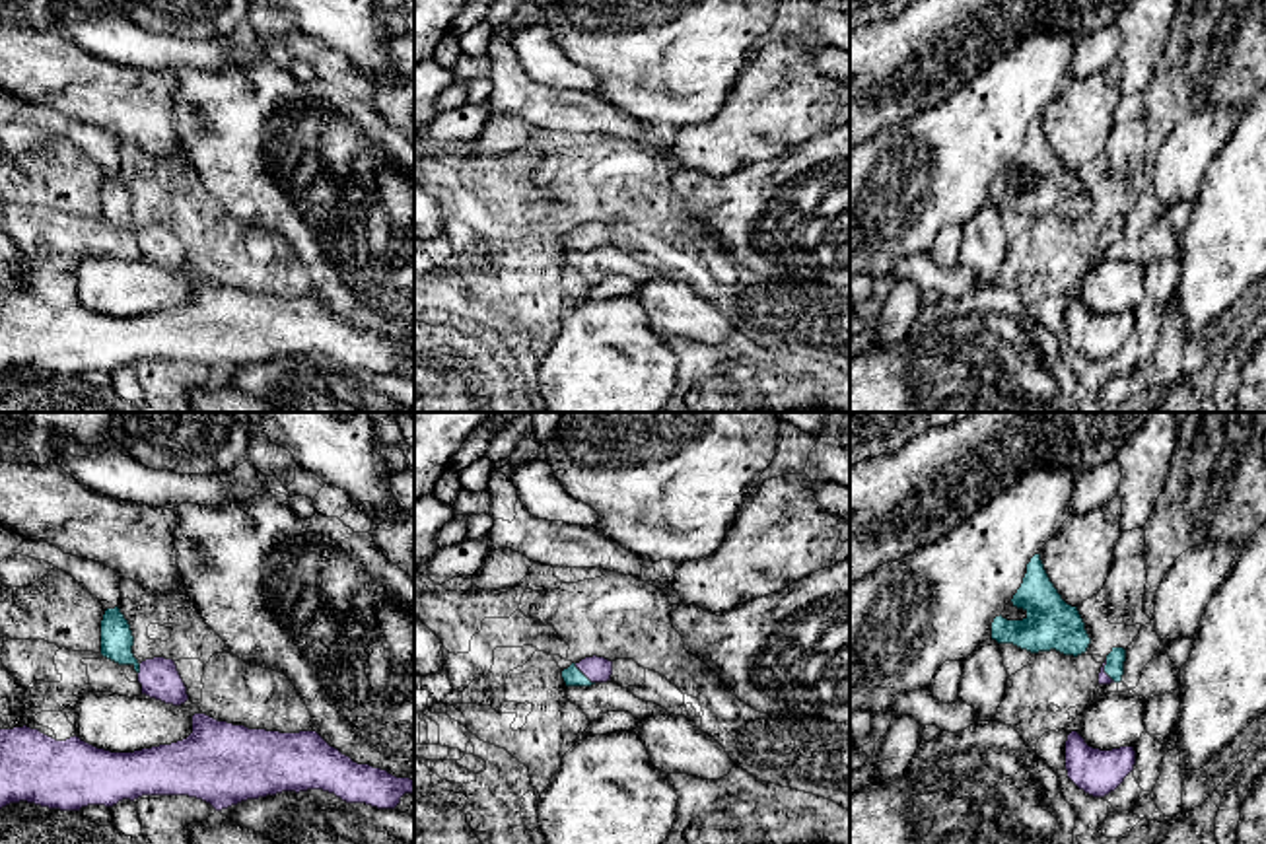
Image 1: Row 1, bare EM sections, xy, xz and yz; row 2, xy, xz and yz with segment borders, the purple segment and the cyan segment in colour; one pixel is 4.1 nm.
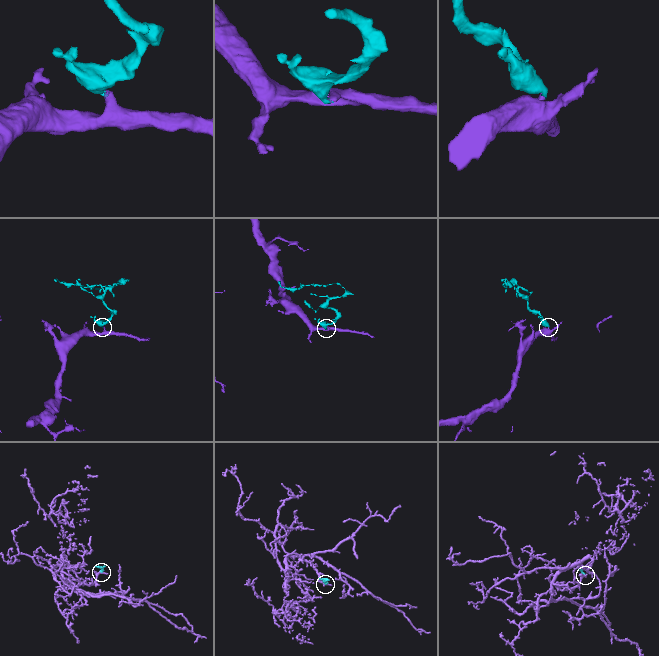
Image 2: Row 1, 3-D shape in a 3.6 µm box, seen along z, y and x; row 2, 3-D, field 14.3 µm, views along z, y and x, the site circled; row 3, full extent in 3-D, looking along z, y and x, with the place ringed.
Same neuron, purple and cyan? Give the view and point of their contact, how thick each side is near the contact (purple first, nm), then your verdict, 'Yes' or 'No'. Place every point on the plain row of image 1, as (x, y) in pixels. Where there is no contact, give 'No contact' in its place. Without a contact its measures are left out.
Touches purple at xz (584, 238). Thickness 110 nm (purple) against 80 nm. Yes

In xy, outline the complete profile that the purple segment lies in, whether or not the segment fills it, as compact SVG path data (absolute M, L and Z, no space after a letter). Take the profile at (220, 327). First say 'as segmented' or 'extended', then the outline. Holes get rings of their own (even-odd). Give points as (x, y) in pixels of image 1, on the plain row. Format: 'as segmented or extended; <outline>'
as segmented; M206 278L193 280L193 298L187 303L134 317L97 313L76 299L56 305L27 290L0 294L0 373L27 366L49 373L80 375L88 369L113 371L142 360L189 360L222 375L247 364L307 354L334 358L346 368L395 373L404 358L414 360L414 344L358 329L317 296L249 294Z

